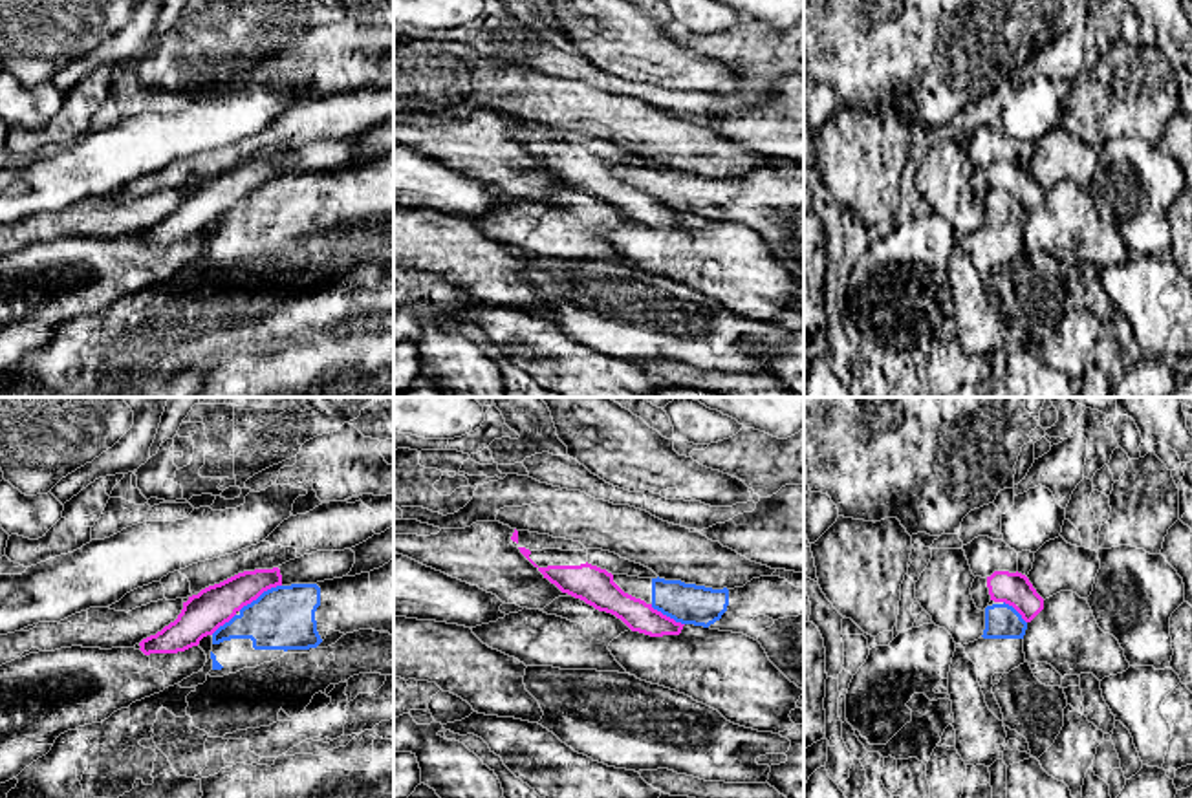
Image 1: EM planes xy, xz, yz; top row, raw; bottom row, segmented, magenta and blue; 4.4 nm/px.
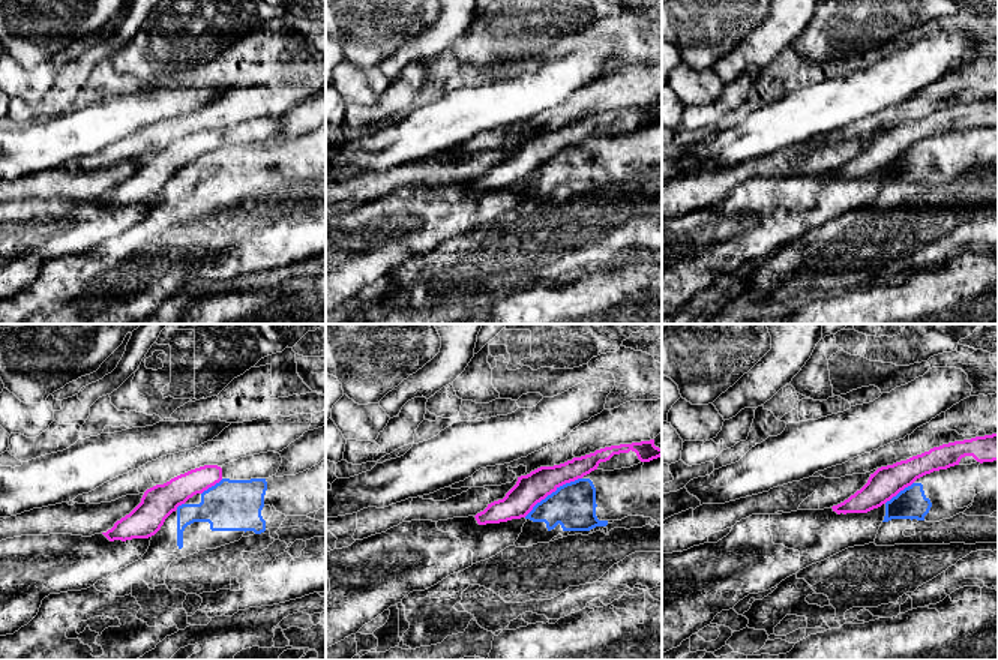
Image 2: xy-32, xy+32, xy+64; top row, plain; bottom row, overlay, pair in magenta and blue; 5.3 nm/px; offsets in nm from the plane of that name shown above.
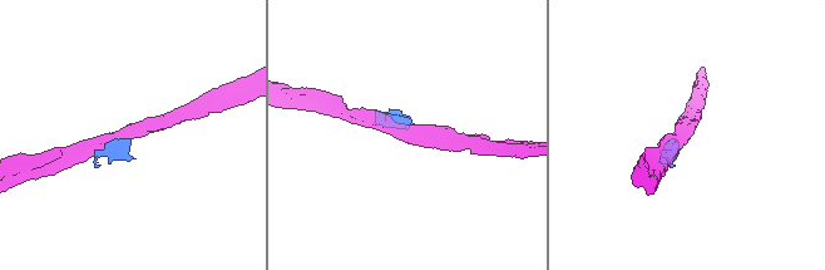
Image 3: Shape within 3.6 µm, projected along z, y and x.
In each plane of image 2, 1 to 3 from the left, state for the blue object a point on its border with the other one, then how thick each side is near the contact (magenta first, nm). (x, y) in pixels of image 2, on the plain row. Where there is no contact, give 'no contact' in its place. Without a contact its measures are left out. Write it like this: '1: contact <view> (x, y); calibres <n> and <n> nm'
1: contact xy-32 (212, 149); calibres 150 and 280 nm
2: contact xy+32 (553, 155); calibres 160 and 240 nm
3: contact xy+64 (898, 156); calibres 170 and 170 nm

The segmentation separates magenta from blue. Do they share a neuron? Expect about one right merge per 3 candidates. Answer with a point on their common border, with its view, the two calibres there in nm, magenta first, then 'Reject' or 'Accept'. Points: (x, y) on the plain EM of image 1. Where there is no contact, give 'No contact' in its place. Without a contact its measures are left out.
Touches magenta at xy (259, 185). Thickness 180 nm (magenta) against 280 nm. Reject

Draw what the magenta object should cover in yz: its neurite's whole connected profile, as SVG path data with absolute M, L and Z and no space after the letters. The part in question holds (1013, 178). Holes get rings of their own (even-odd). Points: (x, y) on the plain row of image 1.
M994 161L987 167L991 190L1013 196L1025 212L1031 212L1042 200L1044 189L1022 163Z

